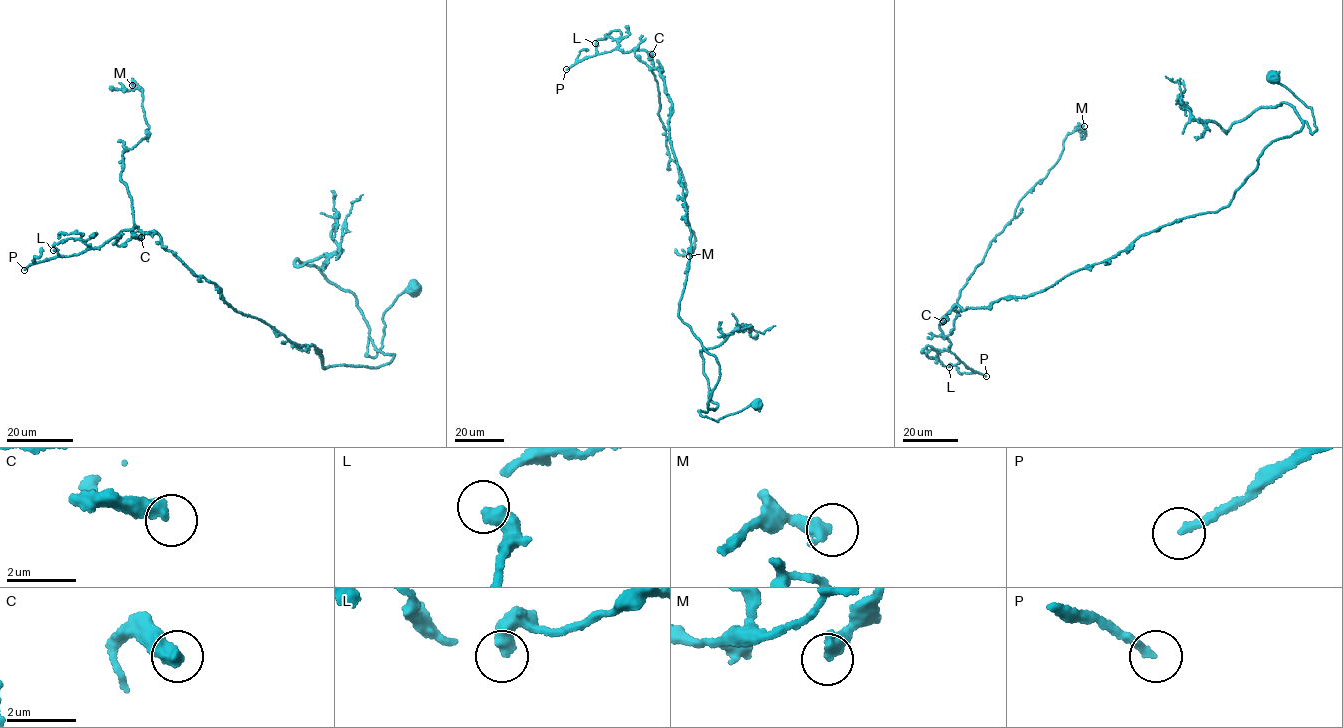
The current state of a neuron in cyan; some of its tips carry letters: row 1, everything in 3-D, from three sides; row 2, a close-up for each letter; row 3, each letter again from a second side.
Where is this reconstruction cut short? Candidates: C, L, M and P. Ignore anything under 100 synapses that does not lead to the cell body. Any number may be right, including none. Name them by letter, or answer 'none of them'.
P

